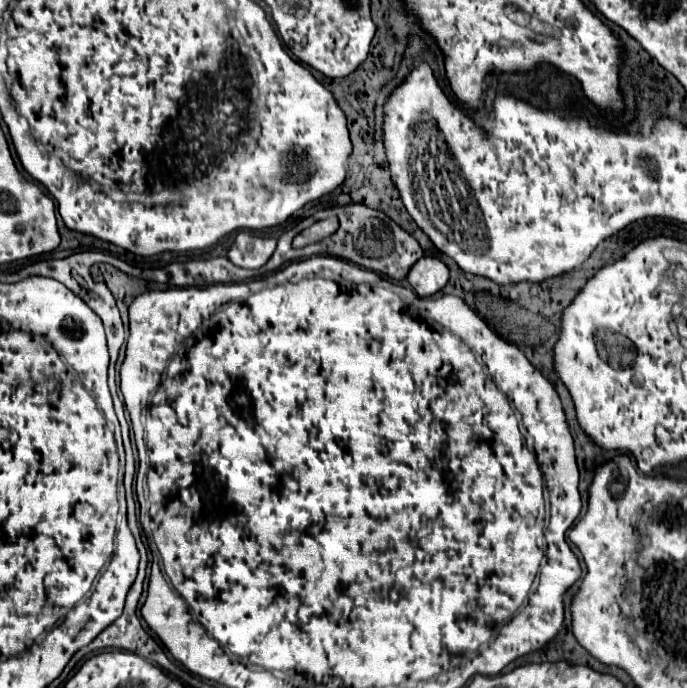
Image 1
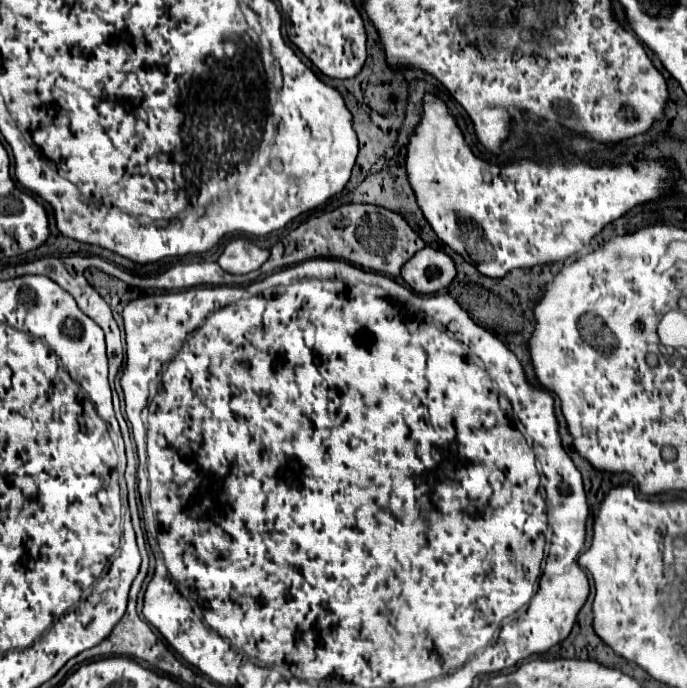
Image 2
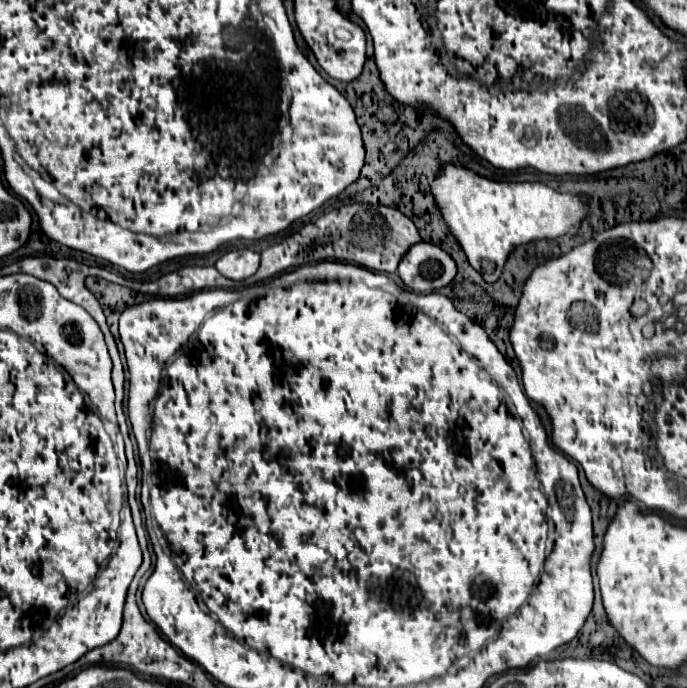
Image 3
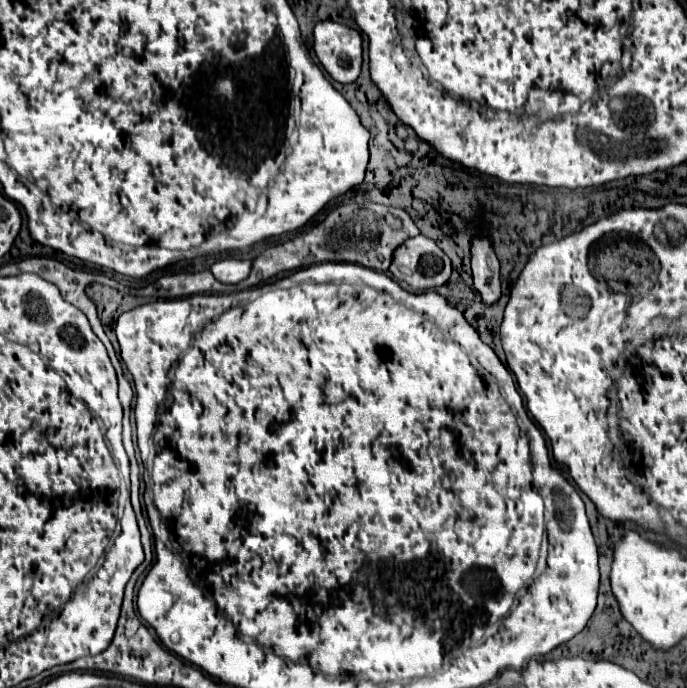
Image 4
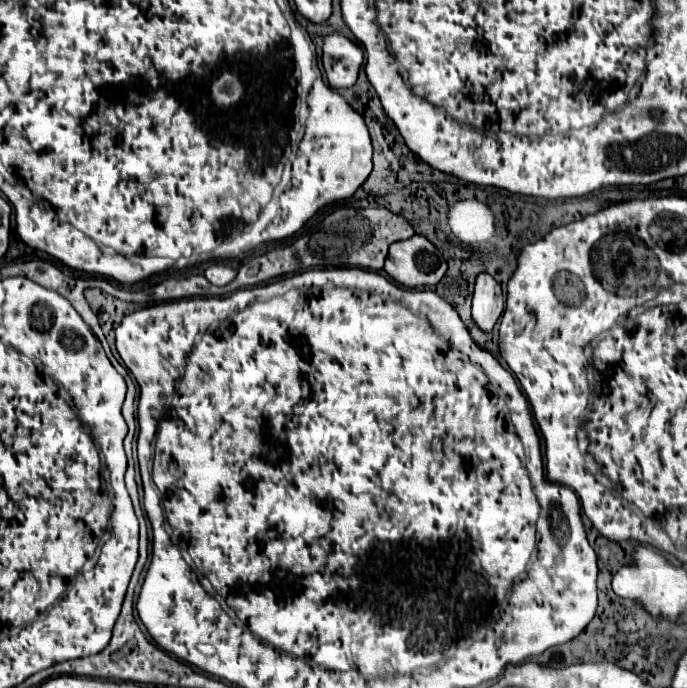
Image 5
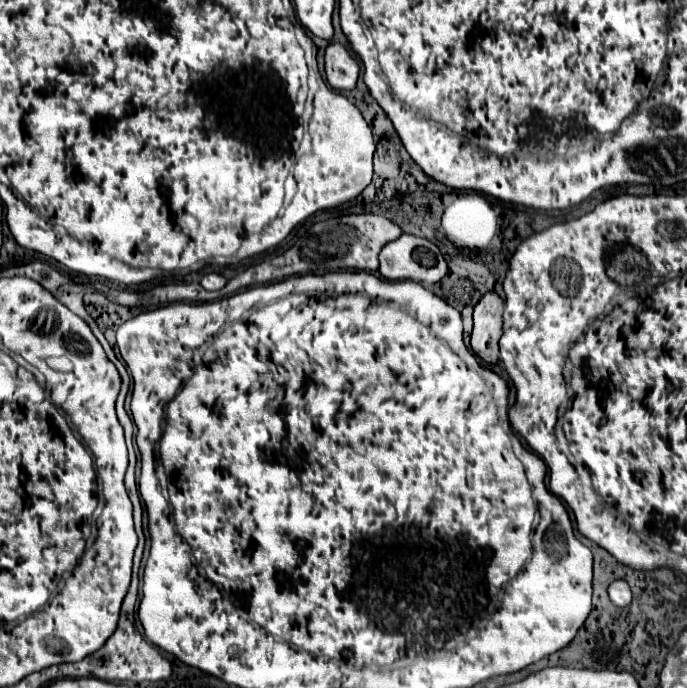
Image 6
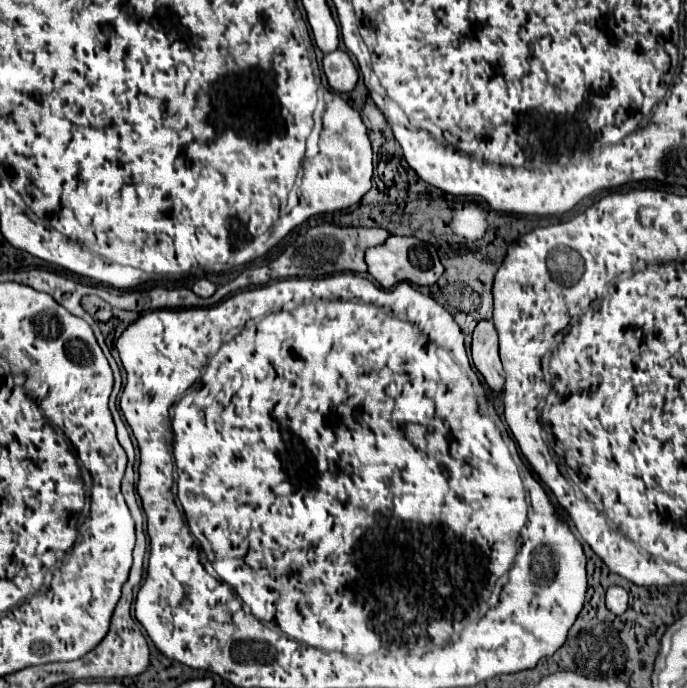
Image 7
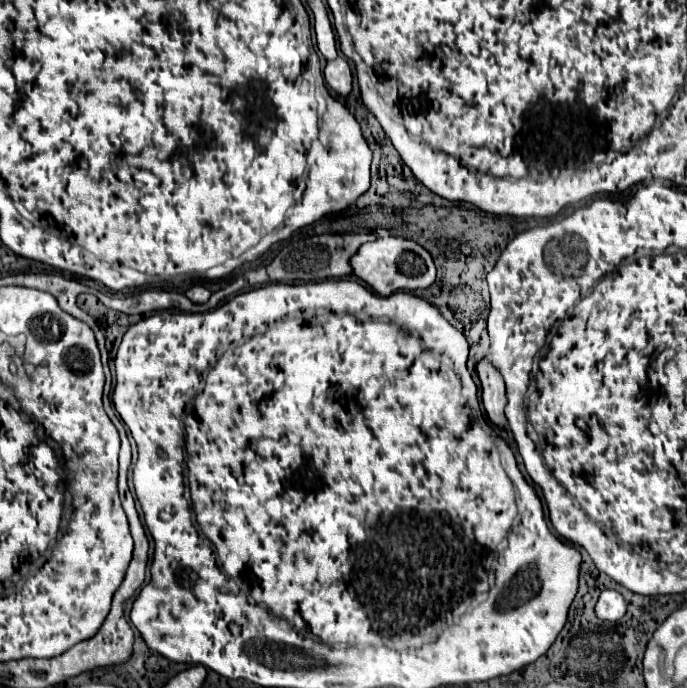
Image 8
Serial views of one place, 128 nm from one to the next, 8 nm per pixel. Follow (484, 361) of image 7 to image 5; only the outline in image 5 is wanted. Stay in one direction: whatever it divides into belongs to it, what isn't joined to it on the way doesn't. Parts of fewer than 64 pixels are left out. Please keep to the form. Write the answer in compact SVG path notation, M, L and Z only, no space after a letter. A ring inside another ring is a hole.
M480 274L476 278L474 300L472 300L472 320L484 334L492 334L504 312L504 294L500 284L488 276Z

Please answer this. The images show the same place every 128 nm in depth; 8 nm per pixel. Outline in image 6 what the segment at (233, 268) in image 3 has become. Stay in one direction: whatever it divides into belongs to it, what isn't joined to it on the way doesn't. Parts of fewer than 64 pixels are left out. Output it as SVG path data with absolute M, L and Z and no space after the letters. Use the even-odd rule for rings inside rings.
M206 274L200 280L200 286L206 290L220 290L224 284L226 284L226 278L220 274Z

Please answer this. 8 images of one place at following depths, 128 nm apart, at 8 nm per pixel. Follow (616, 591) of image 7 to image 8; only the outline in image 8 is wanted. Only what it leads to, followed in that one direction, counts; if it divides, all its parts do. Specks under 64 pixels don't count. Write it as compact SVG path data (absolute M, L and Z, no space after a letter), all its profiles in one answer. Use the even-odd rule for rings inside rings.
M604 590L596 602L596 616L600 620L618 622L626 614L626 600L616 590Z

